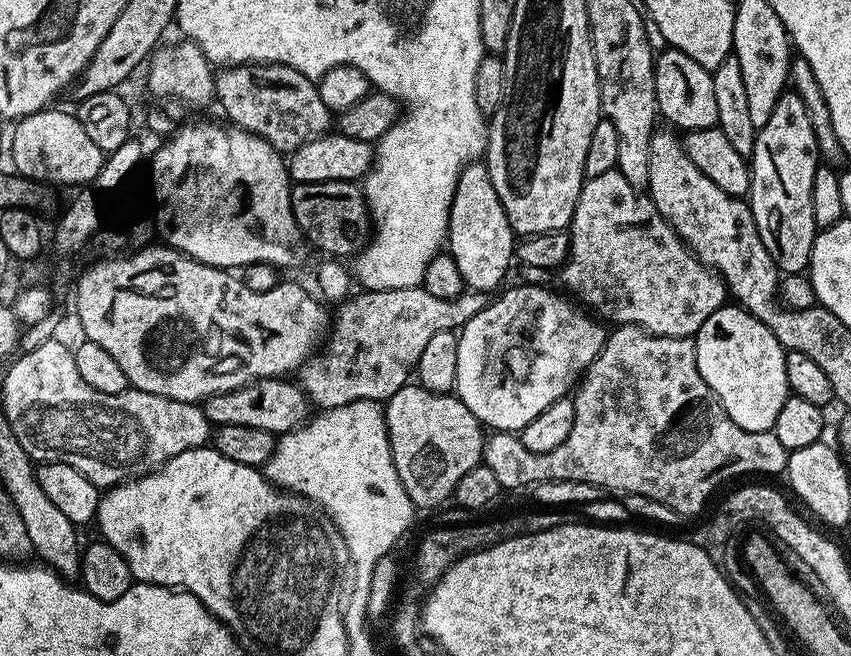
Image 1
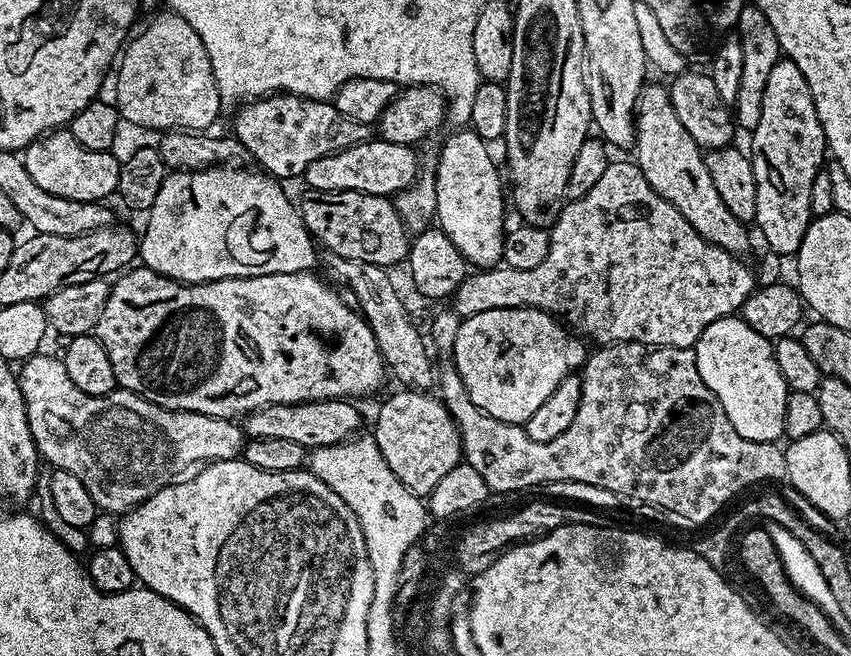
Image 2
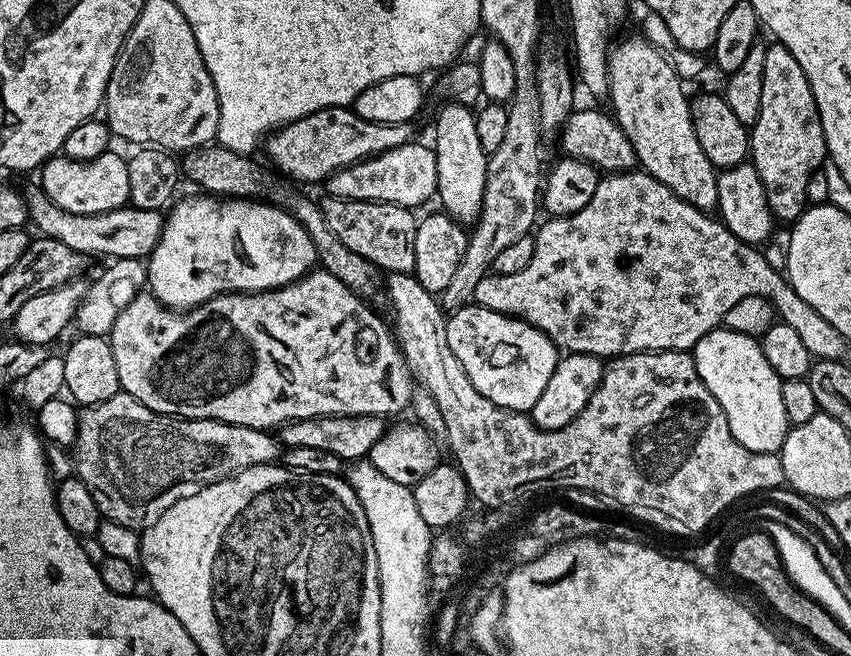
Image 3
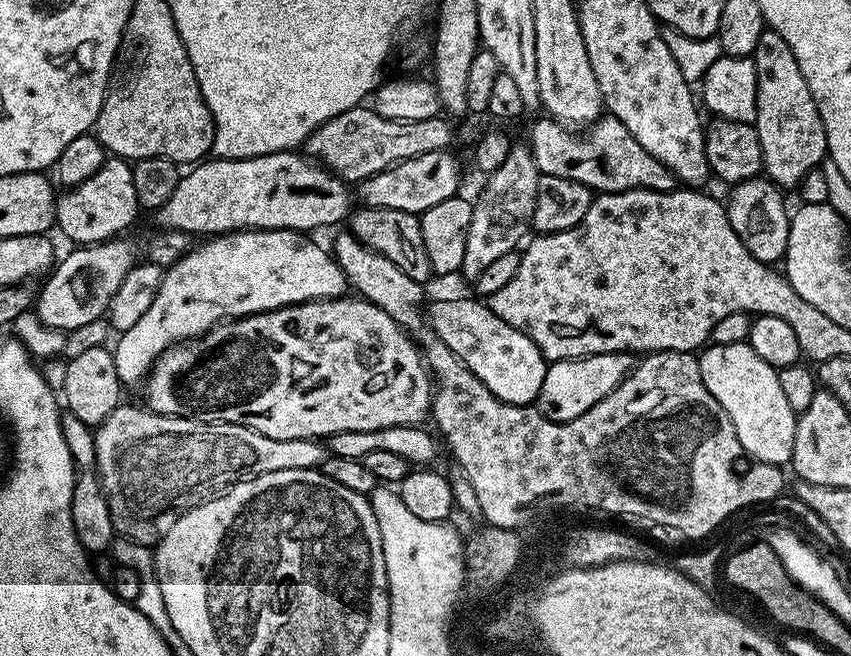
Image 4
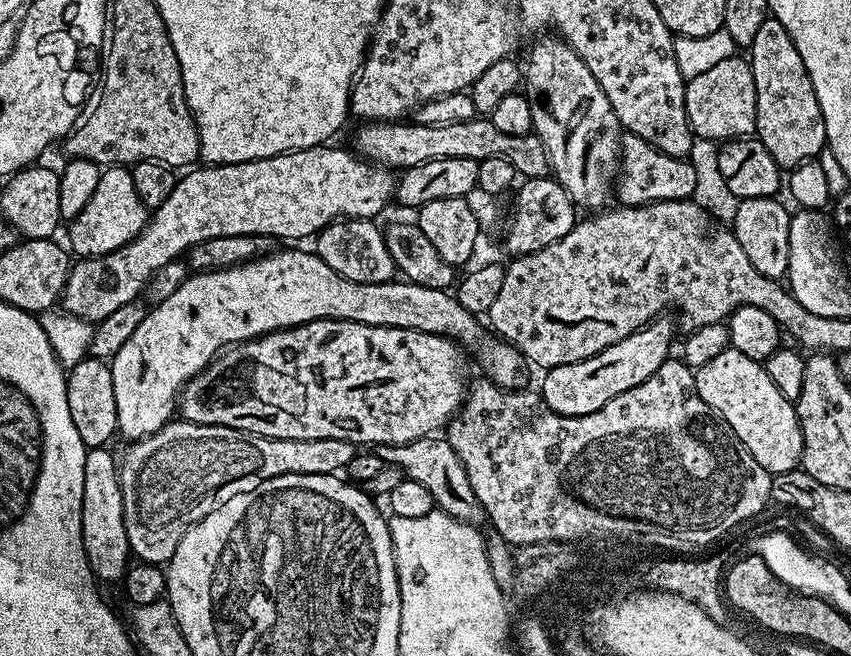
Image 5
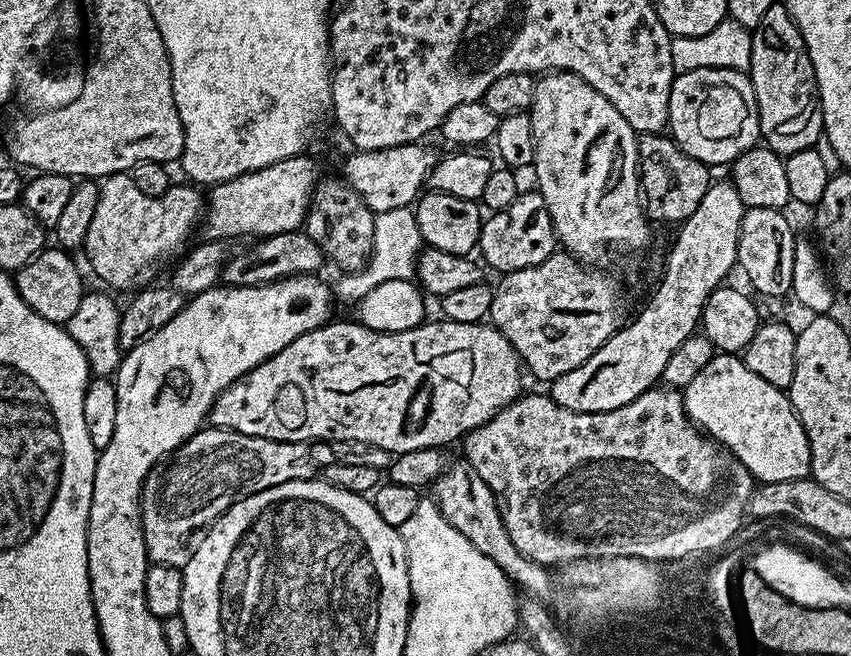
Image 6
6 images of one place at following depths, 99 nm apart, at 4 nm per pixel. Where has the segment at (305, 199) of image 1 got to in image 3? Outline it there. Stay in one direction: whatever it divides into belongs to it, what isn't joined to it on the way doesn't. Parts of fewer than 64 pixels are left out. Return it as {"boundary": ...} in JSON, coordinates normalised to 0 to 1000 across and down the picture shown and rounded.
{"boundary":[[[387,299],[380,303],[375,314],[381,335],[409,381],[452,416],[486,416],[486,357],[491,335],[485,319],[463,309],[416,308]]]}

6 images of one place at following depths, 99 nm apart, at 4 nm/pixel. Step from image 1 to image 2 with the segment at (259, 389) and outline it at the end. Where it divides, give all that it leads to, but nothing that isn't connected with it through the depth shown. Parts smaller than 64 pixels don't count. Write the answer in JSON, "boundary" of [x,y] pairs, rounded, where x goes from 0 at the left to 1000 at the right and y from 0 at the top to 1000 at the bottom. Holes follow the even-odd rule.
{"boundary":[[[412,608],[365,610],[354,616],[318,616],[286,636],[288,666],[297,671],[308,668],[337,668],[350,674],[358,686],[392,680],[404,671],[412,671],[424,657],[423,628]],[[423,652],[423,654],[422,654]]]}

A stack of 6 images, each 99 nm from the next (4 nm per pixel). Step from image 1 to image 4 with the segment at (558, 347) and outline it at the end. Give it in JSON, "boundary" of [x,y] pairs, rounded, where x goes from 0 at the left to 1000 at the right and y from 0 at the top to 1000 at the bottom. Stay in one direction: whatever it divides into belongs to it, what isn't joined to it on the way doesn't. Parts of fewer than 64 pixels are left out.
{"boundary":[[[512,457],[508,465],[504,462],[502,492],[566,581],[571,595],[579,598],[590,613],[624,617],[635,602],[645,550],[639,547],[632,527],[613,509],[613,503],[604,503],[604,497],[590,491],[585,479],[576,474],[572,462],[559,457]]]}

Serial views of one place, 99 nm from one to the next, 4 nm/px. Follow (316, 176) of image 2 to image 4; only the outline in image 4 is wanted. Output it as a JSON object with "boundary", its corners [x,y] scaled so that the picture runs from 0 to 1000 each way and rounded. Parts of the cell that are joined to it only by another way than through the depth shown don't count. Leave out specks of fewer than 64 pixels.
{"boundary":[[[526,229],[496,235],[491,241],[474,244],[435,271],[422,276],[422,309],[430,317],[454,316],[458,320],[492,326],[505,320],[505,314],[515,314],[515,308],[524,308],[524,302],[542,291],[541,250],[530,238],[531,235]]]}

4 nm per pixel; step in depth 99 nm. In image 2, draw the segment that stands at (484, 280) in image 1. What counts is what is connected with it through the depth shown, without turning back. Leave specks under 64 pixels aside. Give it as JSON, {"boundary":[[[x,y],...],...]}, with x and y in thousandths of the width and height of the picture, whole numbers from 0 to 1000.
{"boundary":[[[536,198],[518,223],[517,245],[510,255],[511,340],[529,363],[529,369],[538,375],[546,396],[559,412],[572,412],[589,401],[590,369],[595,352],[595,280],[590,273],[589,258],[588,262],[583,258],[583,244],[573,226],[577,226],[575,215],[568,213],[561,201]]]}

